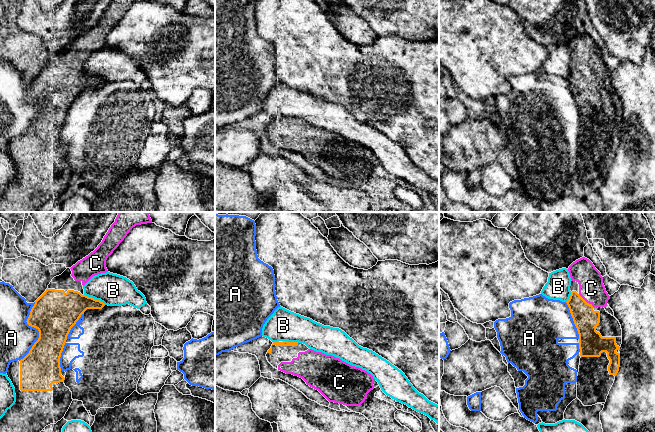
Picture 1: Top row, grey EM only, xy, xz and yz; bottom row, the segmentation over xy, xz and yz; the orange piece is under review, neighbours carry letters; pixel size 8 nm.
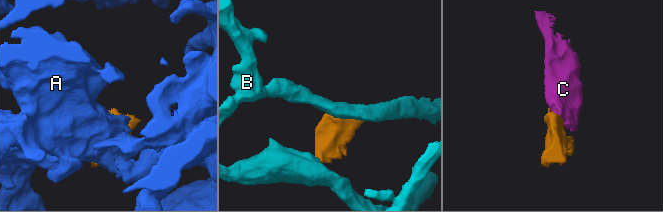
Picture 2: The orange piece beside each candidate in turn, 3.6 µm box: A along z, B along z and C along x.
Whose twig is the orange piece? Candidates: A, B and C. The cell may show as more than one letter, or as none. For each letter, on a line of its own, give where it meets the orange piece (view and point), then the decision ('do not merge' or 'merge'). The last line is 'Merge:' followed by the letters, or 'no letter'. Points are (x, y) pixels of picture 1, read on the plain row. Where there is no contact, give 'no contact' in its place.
A: meets orange in xy at (38, 106); do not merge
B: meets orange in xy at (95, 75); do not merge
C: meets orange in yz at (585, 77); merge
Merge: C

